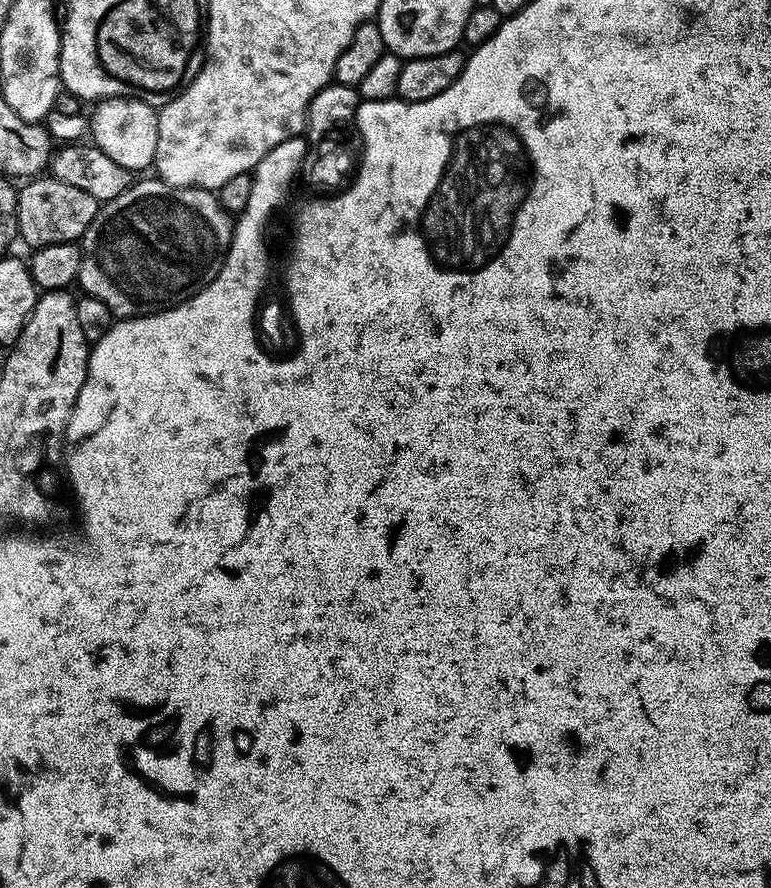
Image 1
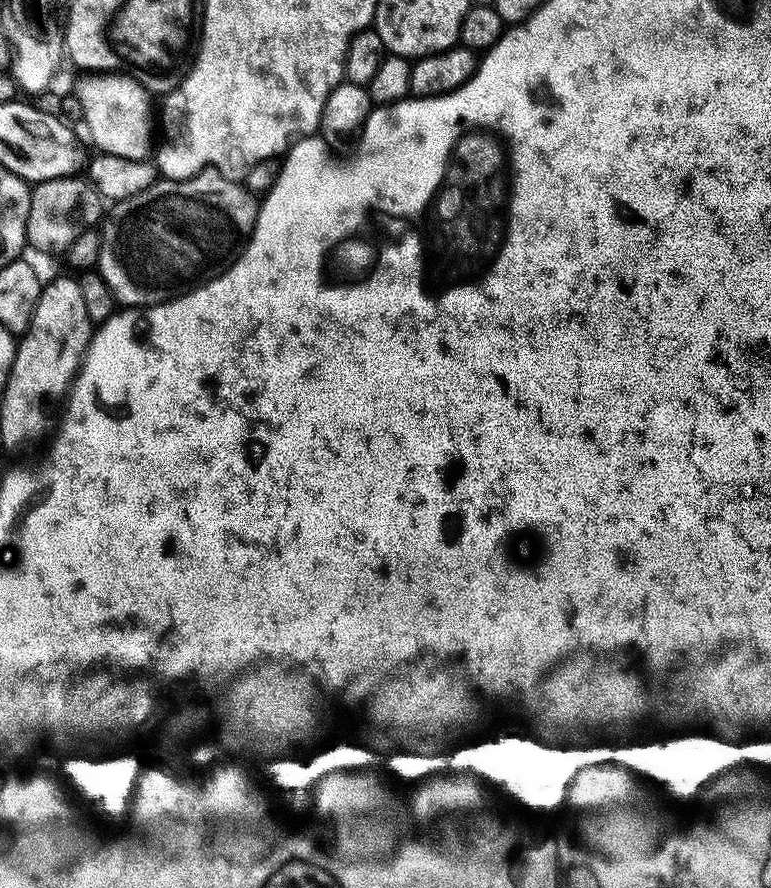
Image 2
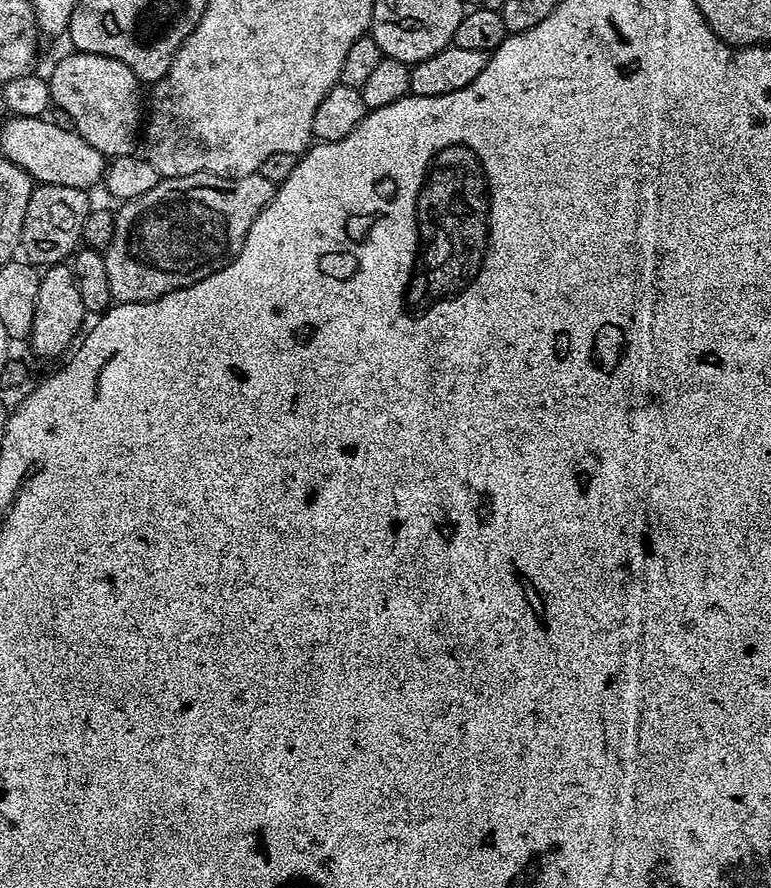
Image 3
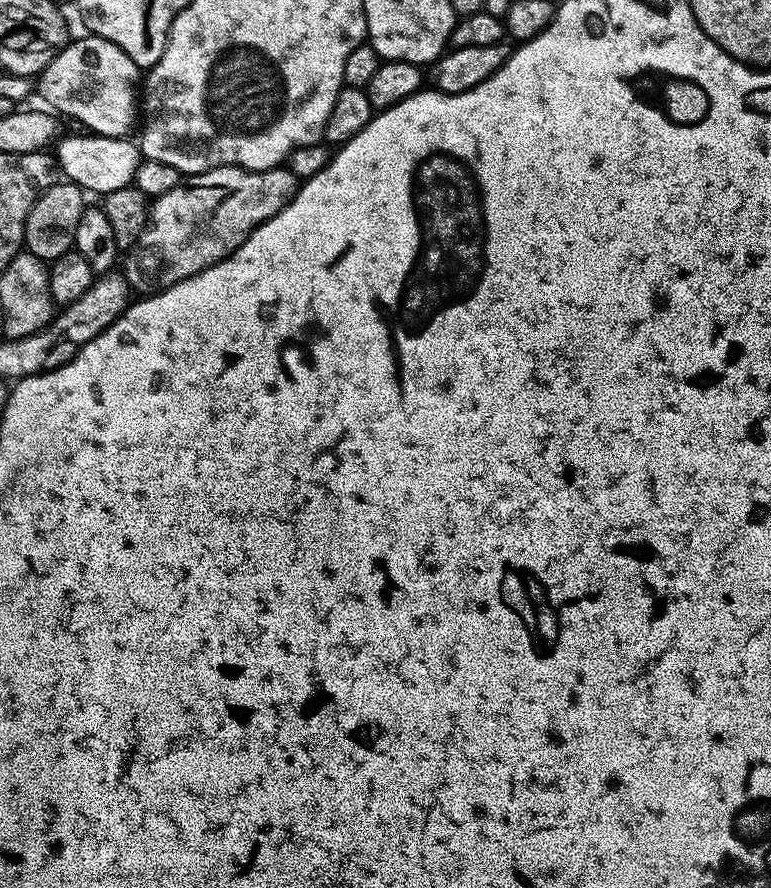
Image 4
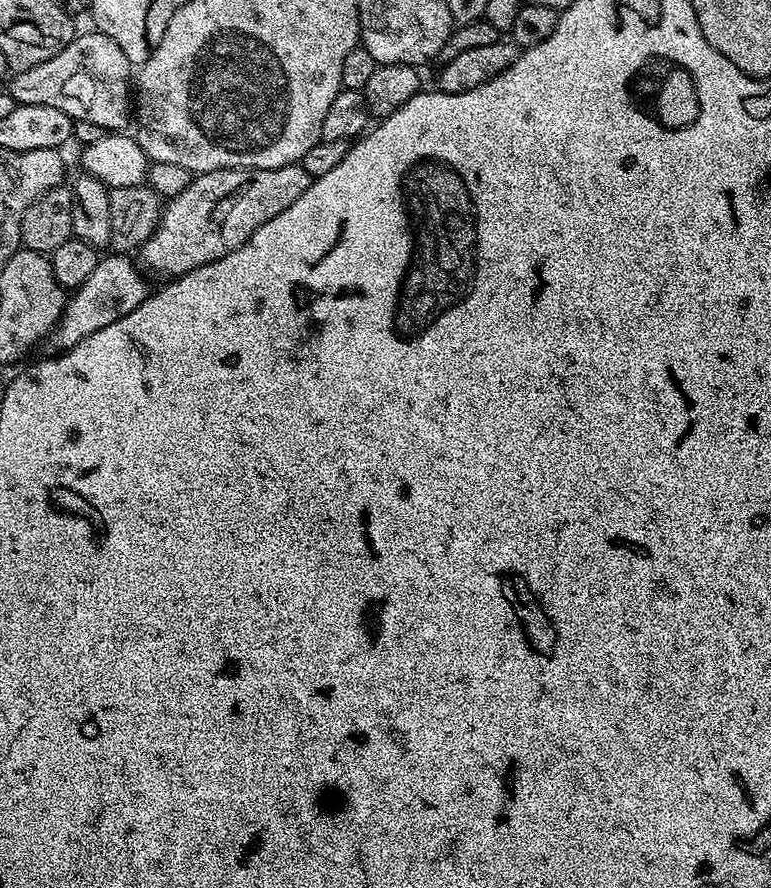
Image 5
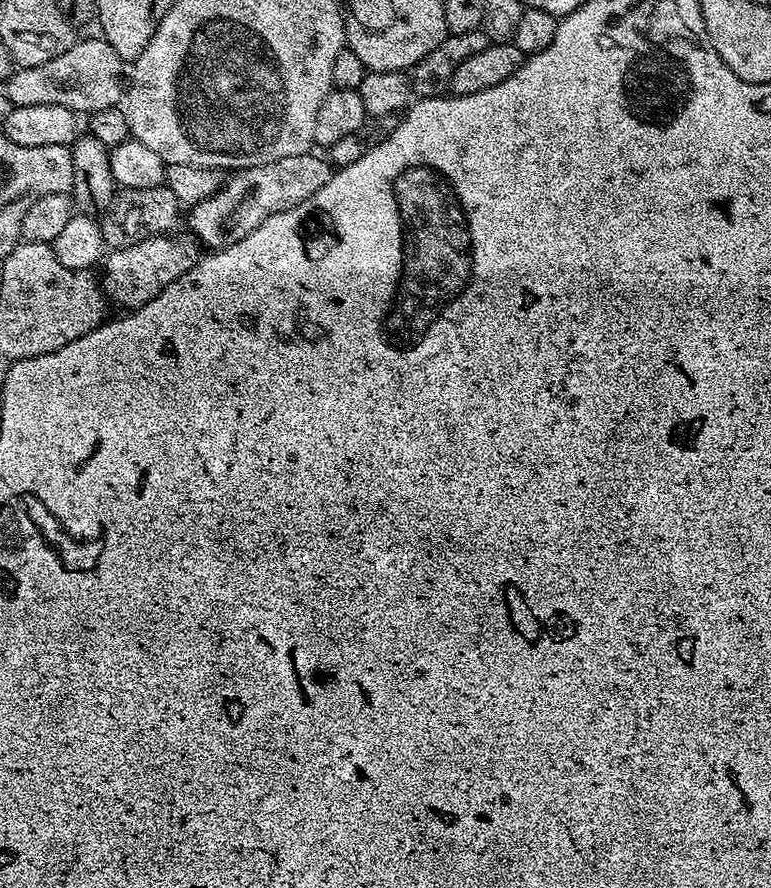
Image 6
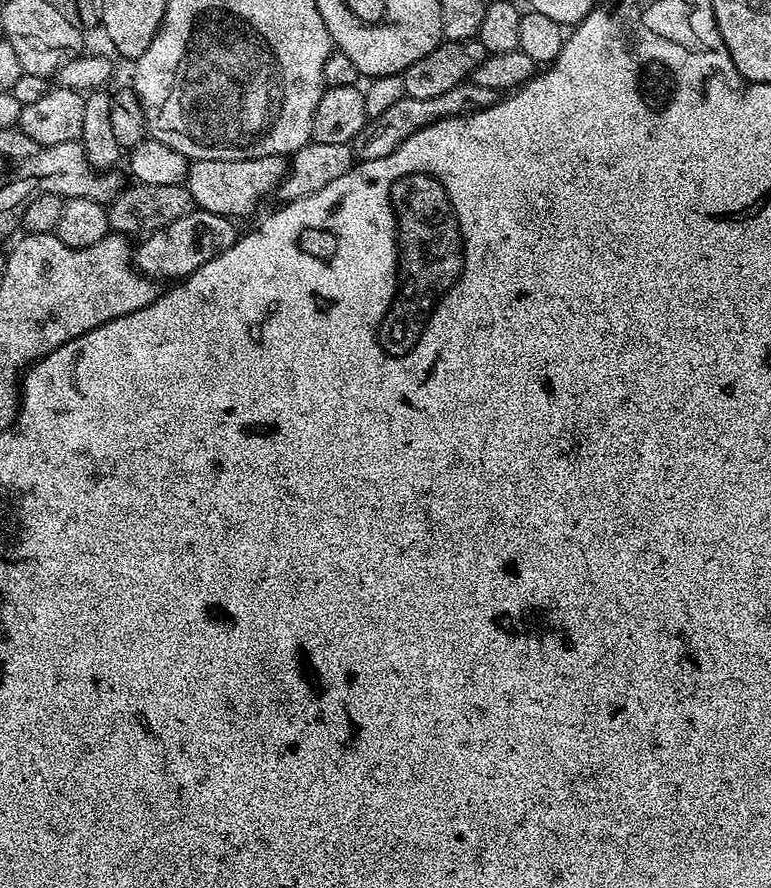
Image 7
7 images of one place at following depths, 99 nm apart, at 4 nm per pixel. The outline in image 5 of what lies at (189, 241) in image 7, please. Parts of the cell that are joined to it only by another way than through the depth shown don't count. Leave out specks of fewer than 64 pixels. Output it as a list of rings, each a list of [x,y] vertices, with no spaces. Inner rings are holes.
[[[124,254],[100,256],[98,266],[94,266],[90,278],[86,278],[86,282],[82,282],[82,286],[67,297],[59,322],[53,326],[50,335],[44,337],[42,348],[48,351],[45,353],[49,357],[69,352],[78,342],[90,338],[90,334],[98,334],[102,326],[110,326],[110,322],[118,322],[118,318],[142,306],[142,302],[150,294],[150,287],[148,288],[147,282],[144,281],[145,273],[138,267],[137,261],[133,260]]]

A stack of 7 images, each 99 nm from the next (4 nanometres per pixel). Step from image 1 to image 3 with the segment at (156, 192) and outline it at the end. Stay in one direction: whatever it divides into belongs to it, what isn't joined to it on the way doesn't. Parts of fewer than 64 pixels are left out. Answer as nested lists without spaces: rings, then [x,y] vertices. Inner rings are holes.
[[[199,172],[193,176],[161,178],[154,186],[154,190],[149,190],[147,194],[142,194],[142,198],[121,203],[119,205],[120,209],[115,209],[114,212],[116,225],[114,226],[112,241],[108,248],[103,249],[106,274],[110,278],[110,290],[112,291],[113,301],[125,304],[141,304],[147,300],[157,300],[174,290],[182,290],[186,286],[194,286],[194,282],[202,282],[202,278],[210,278],[210,274],[214,274],[218,270],[225,268],[242,250],[242,246],[246,242],[246,234],[250,234],[250,226],[254,226],[258,214],[262,214],[264,207],[276,195],[276,189],[277,185],[271,184],[270,181],[258,174],[233,178],[230,176],[211,176],[208,172]]]

